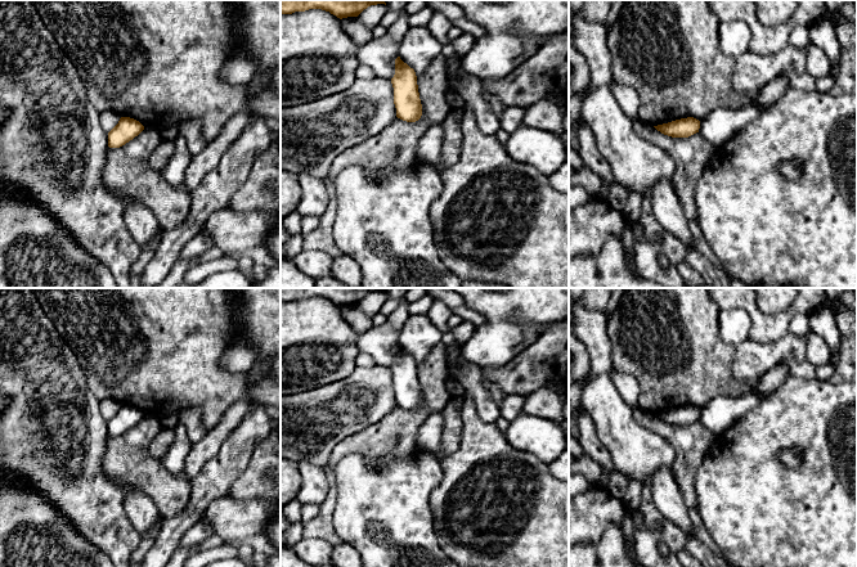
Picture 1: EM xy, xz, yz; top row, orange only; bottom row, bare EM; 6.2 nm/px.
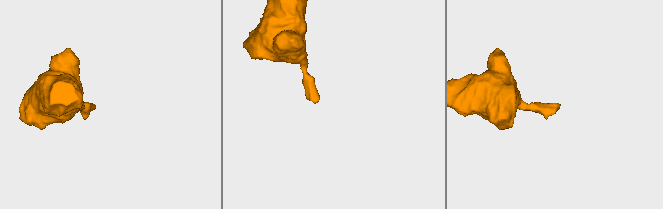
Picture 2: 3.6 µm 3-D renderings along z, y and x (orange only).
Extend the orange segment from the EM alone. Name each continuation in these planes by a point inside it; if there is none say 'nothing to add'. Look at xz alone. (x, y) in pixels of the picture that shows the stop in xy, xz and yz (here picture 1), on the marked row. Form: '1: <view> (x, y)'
nothing to add

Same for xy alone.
nothing to add

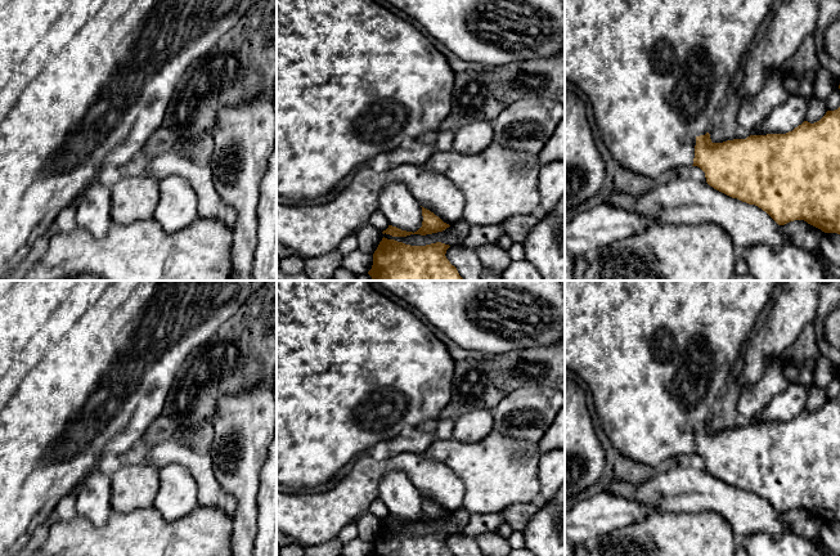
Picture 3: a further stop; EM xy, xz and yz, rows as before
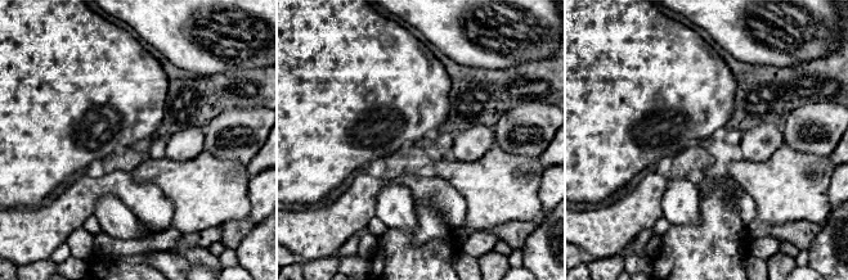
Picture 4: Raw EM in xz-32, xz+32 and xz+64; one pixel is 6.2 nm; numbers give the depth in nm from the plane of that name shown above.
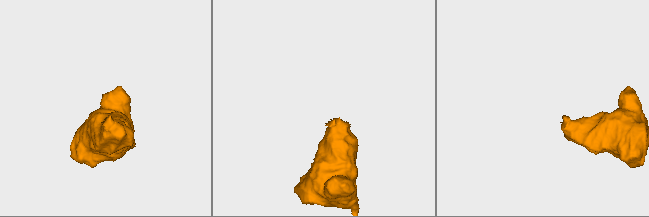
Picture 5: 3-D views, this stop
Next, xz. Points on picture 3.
nothing to add

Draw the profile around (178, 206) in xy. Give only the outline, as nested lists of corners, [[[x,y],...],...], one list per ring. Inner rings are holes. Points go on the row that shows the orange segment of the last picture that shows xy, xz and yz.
[[[178,175],[161,178],[154,220],[167,233],[178,232],[198,218],[198,197],[190,183]]]

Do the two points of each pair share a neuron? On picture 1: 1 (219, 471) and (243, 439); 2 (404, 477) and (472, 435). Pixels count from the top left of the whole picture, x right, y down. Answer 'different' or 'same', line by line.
1: same
2: different

